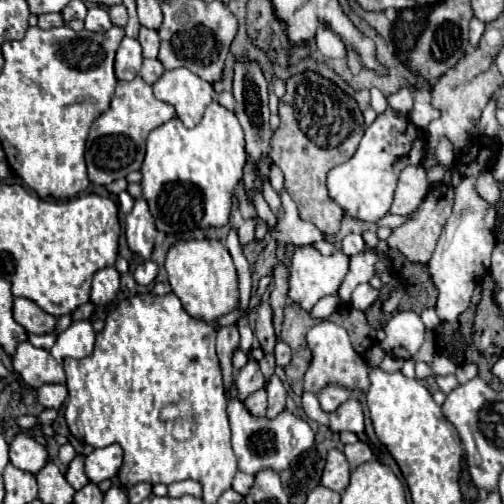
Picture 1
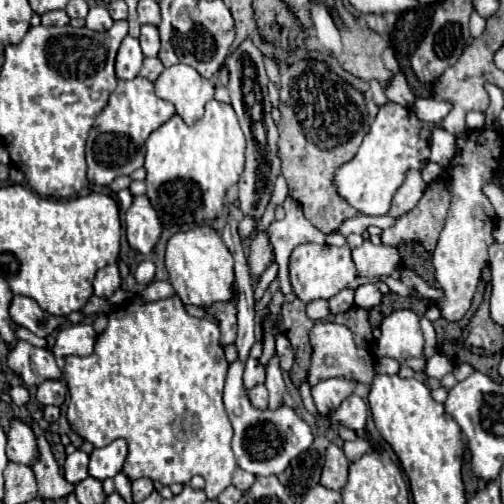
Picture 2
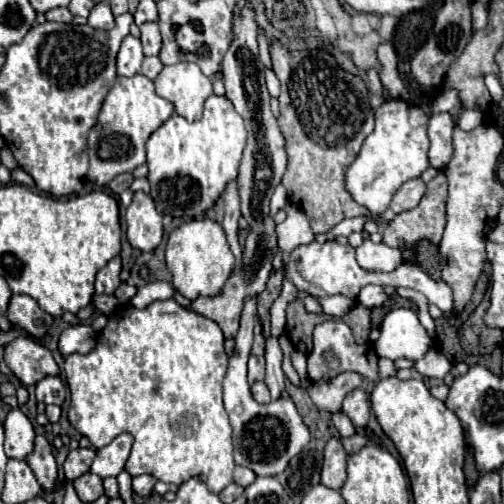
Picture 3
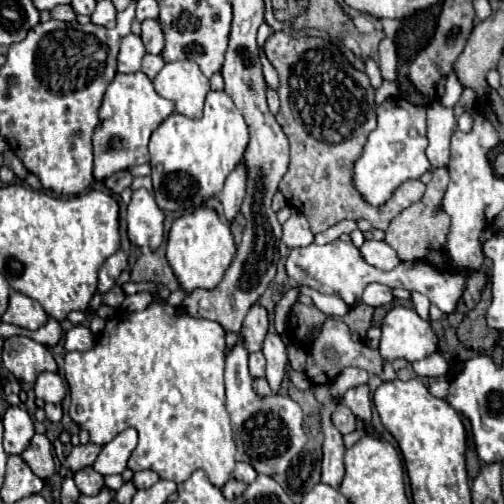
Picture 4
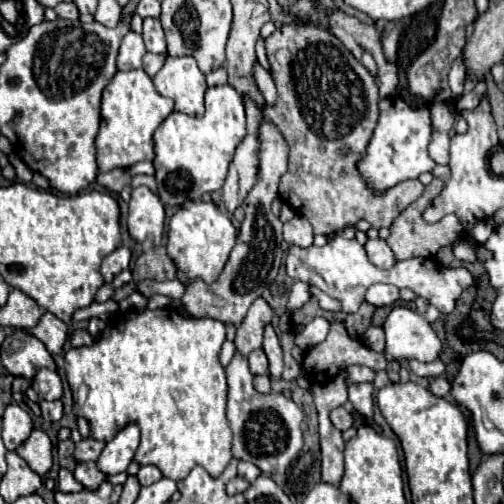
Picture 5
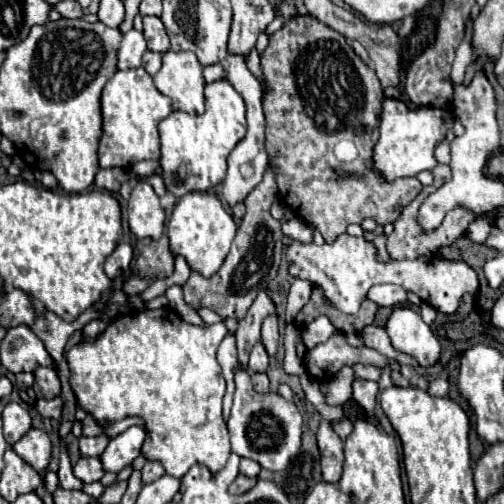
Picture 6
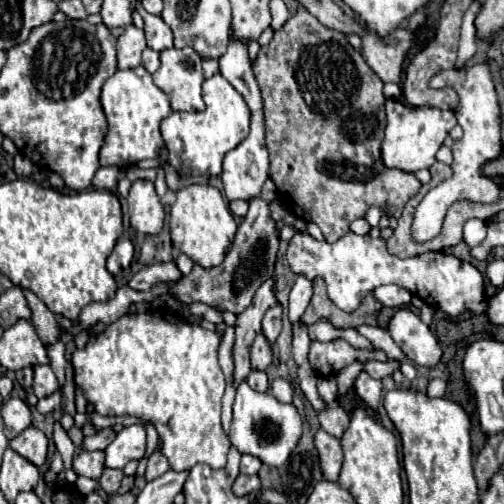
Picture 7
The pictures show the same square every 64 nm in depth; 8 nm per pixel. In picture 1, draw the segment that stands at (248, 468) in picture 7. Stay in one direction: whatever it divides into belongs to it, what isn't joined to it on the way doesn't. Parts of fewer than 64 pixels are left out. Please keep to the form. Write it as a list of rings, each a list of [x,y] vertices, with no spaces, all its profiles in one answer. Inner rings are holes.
[[[236,472],[234,482],[232,482],[232,488],[234,488],[238,494],[246,496],[246,494],[248,494],[248,490],[252,488],[252,484],[254,484],[254,476],[244,474],[244,472]]]

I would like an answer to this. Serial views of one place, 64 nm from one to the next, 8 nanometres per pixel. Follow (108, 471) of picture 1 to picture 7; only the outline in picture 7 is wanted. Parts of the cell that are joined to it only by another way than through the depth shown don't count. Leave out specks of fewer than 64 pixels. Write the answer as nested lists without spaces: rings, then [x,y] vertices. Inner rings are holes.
[[[126,426],[116,434],[114,442],[104,450],[106,468],[124,468],[130,460],[140,460],[146,452],[146,432],[144,426]]]

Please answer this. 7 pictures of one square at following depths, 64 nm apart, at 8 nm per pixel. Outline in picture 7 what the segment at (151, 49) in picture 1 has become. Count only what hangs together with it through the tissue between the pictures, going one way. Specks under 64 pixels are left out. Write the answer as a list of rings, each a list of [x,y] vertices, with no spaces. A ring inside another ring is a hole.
[[[140,12],[144,18],[144,32],[146,32],[146,40],[148,40],[148,48],[162,52],[172,48],[172,30],[164,24],[164,20],[160,16],[152,16],[148,12]]]

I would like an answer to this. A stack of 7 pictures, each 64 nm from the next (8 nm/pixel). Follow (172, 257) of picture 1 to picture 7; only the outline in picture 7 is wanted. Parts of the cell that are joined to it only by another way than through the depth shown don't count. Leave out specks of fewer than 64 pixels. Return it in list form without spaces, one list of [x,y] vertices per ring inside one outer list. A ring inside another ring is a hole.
[[[190,184],[176,192],[176,202],[172,204],[170,210],[170,238],[172,246],[178,252],[190,256],[194,264],[202,268],[218,266],[224,260],[230,242],[234,240],[234,234],[236,234],[234,216],[218,188],[210,184]]]

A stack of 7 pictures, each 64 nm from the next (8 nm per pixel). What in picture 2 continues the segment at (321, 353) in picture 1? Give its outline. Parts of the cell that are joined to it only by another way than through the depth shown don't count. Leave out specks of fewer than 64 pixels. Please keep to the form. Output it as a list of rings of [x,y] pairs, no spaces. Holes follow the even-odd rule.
[[[316,322],[308,334],[312,346],[312,366],[308,372],[308,384],[316,386],[328,378],[346,378],[358,384],[370,384],[374,380],[374,356],[370,350],[356,348],[352,334],[342,324]]]

